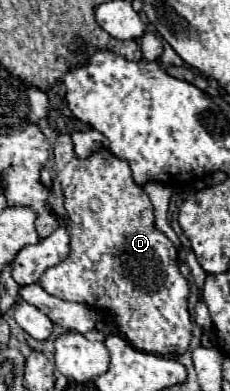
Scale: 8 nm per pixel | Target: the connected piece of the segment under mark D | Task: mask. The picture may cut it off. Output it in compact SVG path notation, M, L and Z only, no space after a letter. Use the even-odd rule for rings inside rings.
M58 135L56 145L54 145L54 155L56 155L56 177L60 179L62 191L64 191L64 207L68 211L68 223L66 223L66 231L70 235L70 255L62 261L62 265L56 265L52 269L48 269L42 277L40 277L40 287L44 291L48 291L54 297L60 297L64 301L76 301L76 303L84 303L90 307L98 307L98 309L108 309L114 313L114 323L118 327L118 331L124 335L124 339L138 351L146 351L146 353L154 353L154 355L182 355L192 339L192 321L190 321L190 313L188 313L188 281L184 279L184 275L178 269L178 255L176 255L176 247L174 243L156 229L154 225L154 207L150 203L150 197L146 195L146 191L136 185L132 181L132 173L126 161L118 159L116 155L112 155L108 149L98 149L92 155L88 155L86 159L78 159L74 153L74 145L70 135ZM90 201L96 201L96 209L90 207Z

